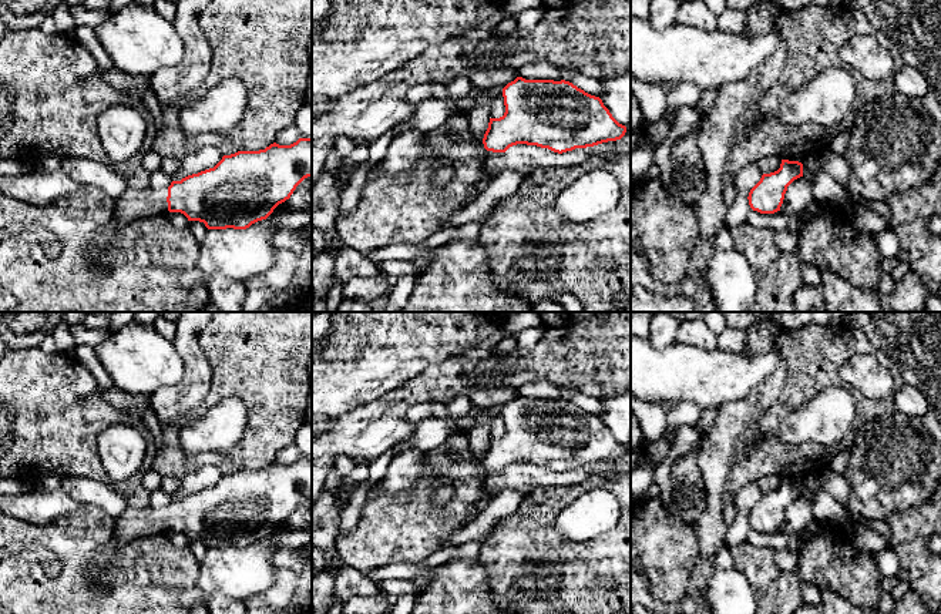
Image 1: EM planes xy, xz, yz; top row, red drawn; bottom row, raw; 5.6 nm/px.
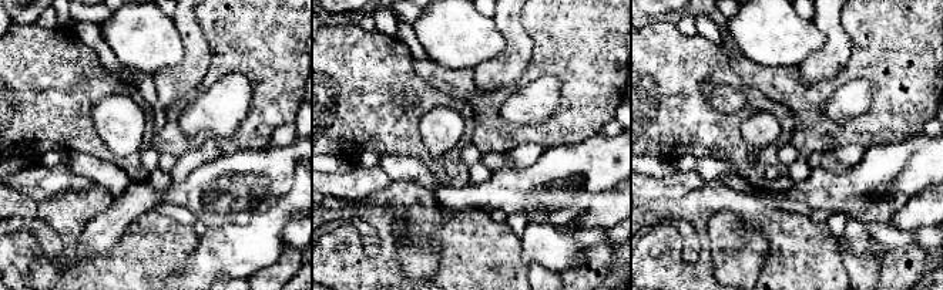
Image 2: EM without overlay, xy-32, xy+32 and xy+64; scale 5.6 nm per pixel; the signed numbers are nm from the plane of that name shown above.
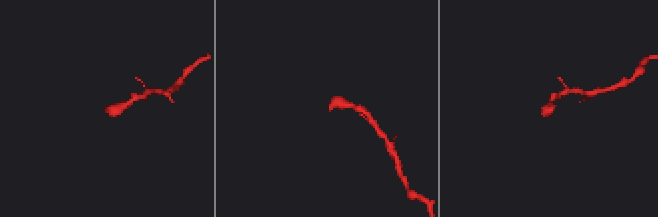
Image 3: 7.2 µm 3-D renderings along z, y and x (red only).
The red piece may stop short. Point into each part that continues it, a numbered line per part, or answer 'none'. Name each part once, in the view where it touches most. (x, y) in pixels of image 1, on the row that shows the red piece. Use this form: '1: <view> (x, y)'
1: xy (134, 204)

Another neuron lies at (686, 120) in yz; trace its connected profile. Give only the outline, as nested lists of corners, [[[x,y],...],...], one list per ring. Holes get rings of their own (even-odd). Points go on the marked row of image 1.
[[[679,107],[675,110],[675,123],[666,135],[666,138],[655,148],[653,164],[659,168],[658,179],[671,192],[672,185],[672,168],[669,162],[672,145],[690,132],[699,132],[702,117],[693,110],[693,107]]]

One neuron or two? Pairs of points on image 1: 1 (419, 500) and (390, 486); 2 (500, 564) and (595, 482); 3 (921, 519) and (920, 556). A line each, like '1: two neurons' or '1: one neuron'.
1: two neurons
2: one neuron
3: one neuron

